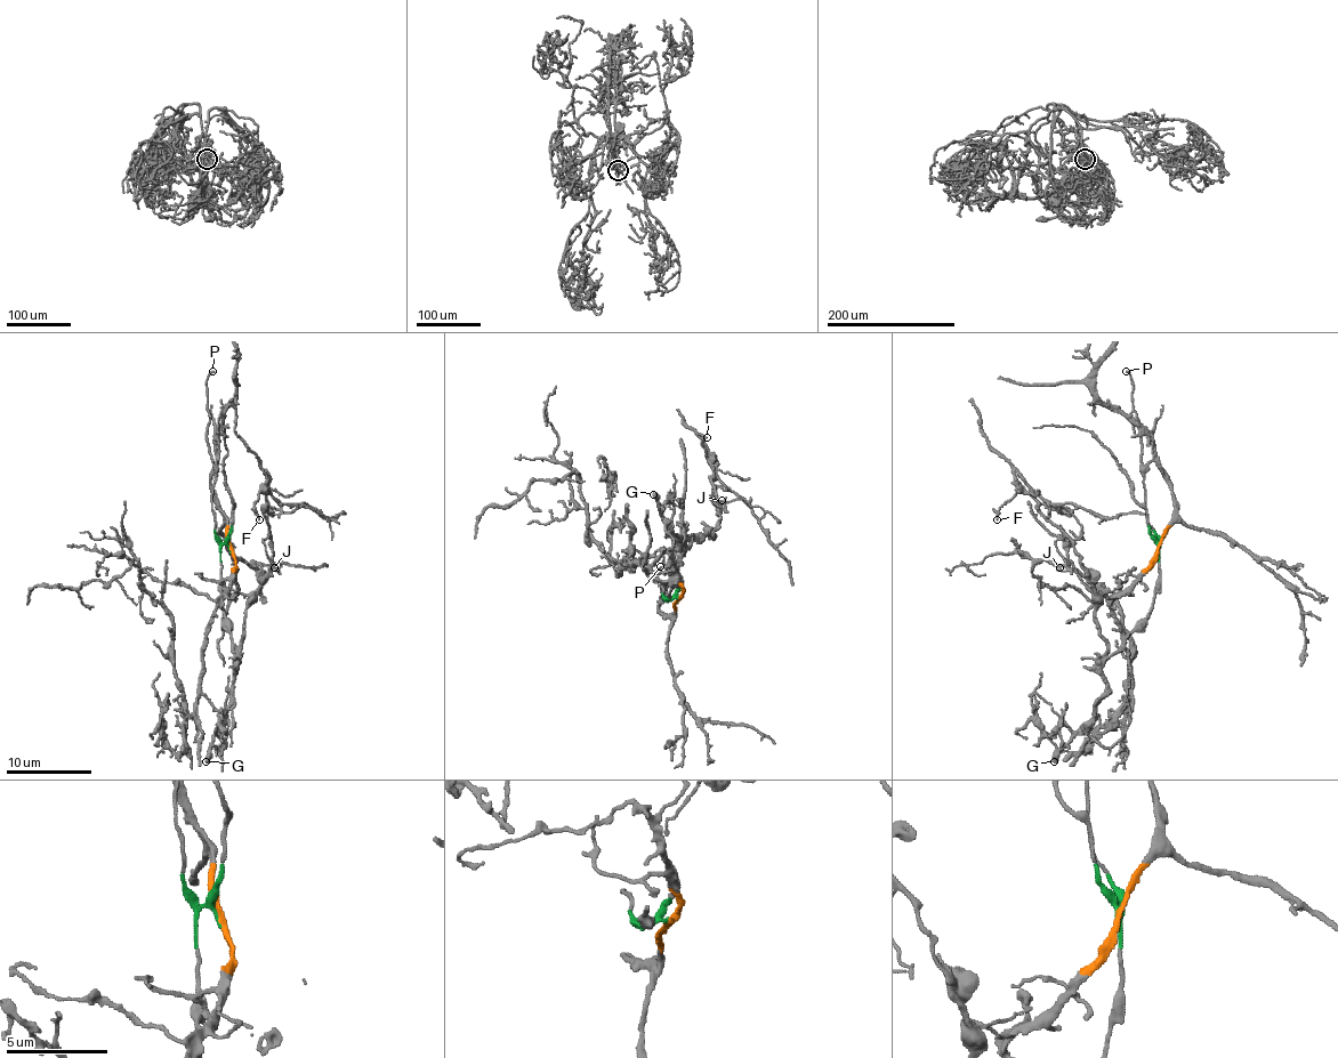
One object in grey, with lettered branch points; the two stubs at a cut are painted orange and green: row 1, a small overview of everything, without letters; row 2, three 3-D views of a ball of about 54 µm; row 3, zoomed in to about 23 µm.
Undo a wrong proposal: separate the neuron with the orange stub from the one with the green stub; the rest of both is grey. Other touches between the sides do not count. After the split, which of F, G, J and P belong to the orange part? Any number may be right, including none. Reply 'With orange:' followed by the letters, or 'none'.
With orange: none

